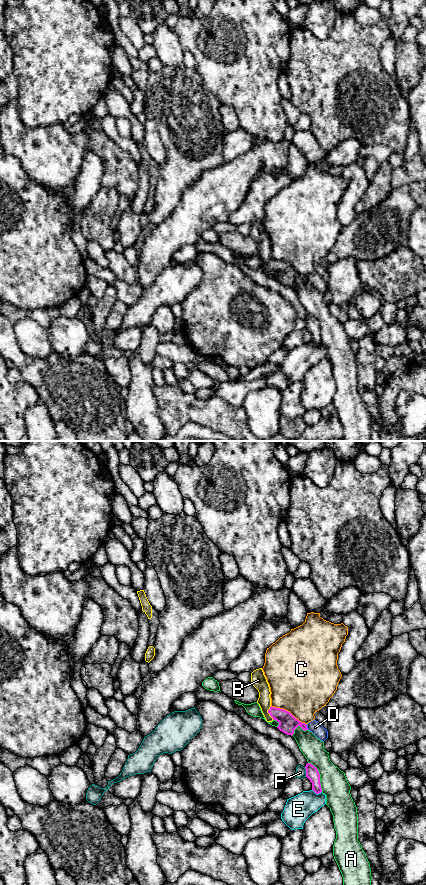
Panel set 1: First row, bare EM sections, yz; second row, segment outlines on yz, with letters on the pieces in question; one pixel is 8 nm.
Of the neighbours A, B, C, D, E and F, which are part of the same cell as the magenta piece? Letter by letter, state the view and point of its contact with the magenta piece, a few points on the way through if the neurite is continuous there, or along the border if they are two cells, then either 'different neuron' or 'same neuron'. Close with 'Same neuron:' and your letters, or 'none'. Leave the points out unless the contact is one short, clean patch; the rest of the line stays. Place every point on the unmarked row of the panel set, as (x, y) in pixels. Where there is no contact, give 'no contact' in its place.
A: yz (319, 328) | different neuron
B: yz (268, 264) | across yz (288, 275), (280, 267), (268, 264), (260, 234) | same neuron
C: yz (287, 263) | different neuron
D: yz (306, 279) | along yz (305, 276), (308, 281) | different neuron
E: yz (317, 345) | different neuron
F: yz (306, 324) | different neuron
Same neuron: B

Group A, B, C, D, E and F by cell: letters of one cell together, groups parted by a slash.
A / B / C / D / E / F

